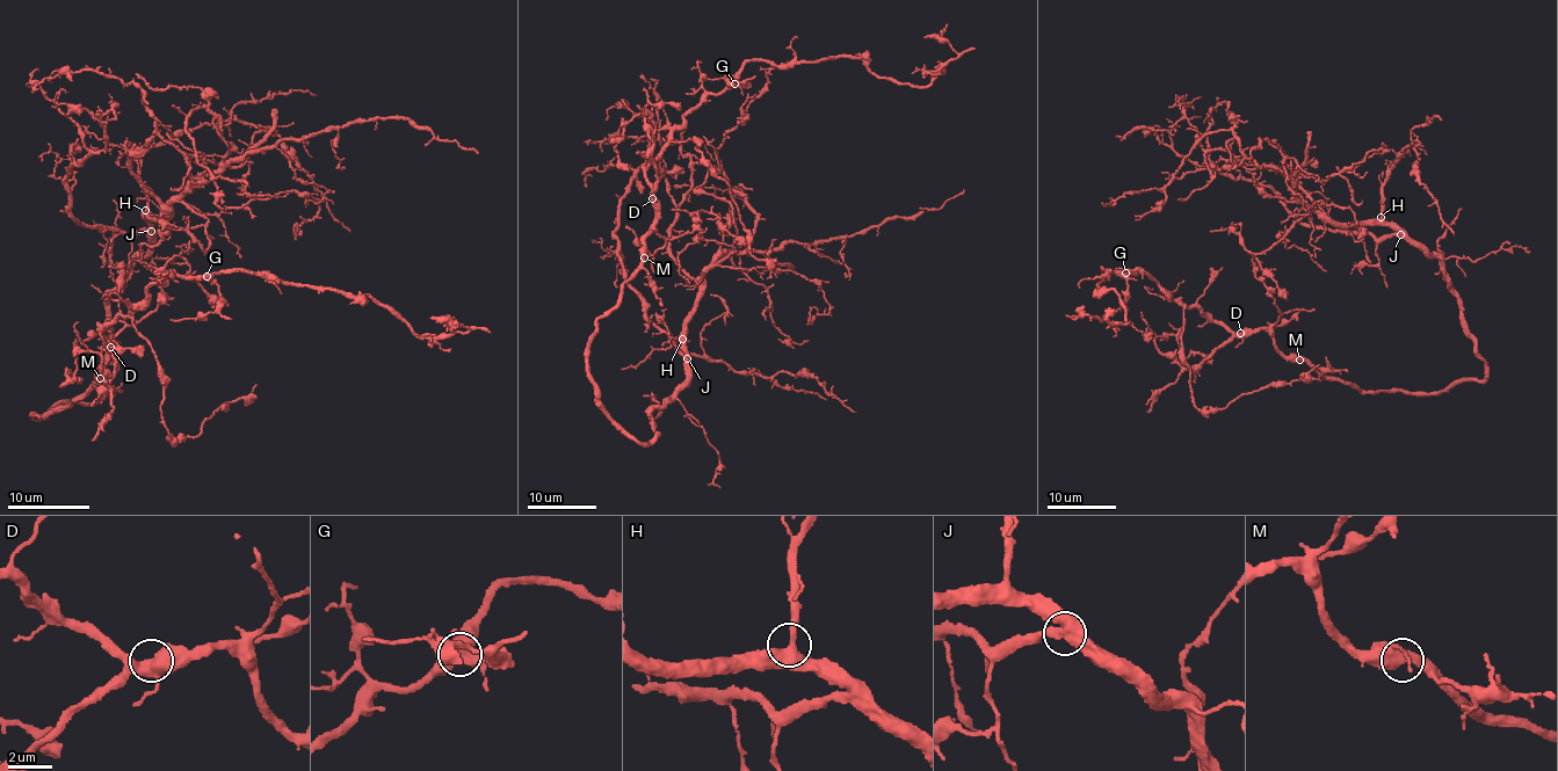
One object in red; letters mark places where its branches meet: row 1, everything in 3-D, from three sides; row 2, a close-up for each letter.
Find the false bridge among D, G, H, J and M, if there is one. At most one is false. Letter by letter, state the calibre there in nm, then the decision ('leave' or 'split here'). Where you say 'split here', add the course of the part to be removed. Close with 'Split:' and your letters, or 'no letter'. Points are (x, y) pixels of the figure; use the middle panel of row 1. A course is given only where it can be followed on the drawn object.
D: 500 nm | leave
G: 500 nm | leave
H: 440 nm | leave
J: 500 nm | leave
M: 440 nm | leave
Split: no letter

